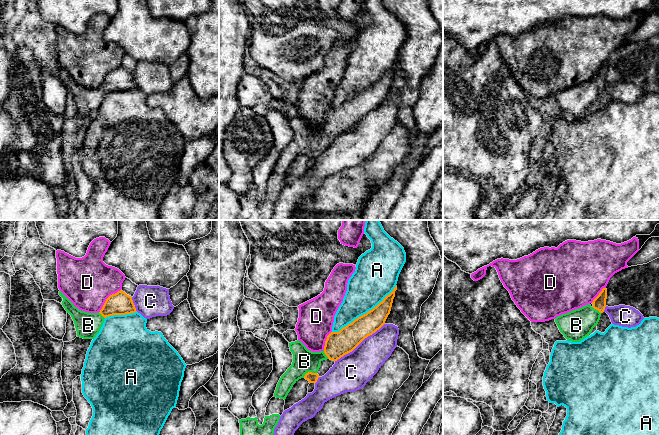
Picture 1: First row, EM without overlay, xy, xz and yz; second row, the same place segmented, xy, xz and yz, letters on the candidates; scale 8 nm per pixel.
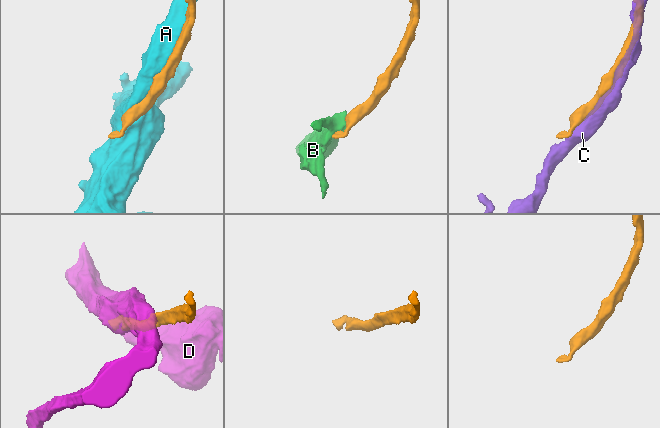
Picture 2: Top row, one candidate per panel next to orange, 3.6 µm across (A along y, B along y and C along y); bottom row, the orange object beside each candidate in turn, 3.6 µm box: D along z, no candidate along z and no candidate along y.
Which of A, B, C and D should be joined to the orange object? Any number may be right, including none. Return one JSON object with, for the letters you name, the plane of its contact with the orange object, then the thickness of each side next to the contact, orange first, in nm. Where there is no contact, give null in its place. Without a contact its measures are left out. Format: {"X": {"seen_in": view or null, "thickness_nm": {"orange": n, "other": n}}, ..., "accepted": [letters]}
{"B": {"seen_in": "xz", "thickness_nm": {"orange": 80, "other": 190}}, "accepted": ["B"]}

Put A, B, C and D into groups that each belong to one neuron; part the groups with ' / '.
A / B / C / D

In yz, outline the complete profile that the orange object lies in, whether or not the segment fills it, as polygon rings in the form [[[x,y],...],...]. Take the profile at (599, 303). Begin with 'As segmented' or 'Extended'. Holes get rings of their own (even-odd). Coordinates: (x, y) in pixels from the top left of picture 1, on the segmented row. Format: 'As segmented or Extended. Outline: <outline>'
Extended. Outline: [[[603,288],[593,300],[592,306],[585,305],[555,318],[555,322],[568,341],[580,342],[597,326],[606,307],[607,289]]]

